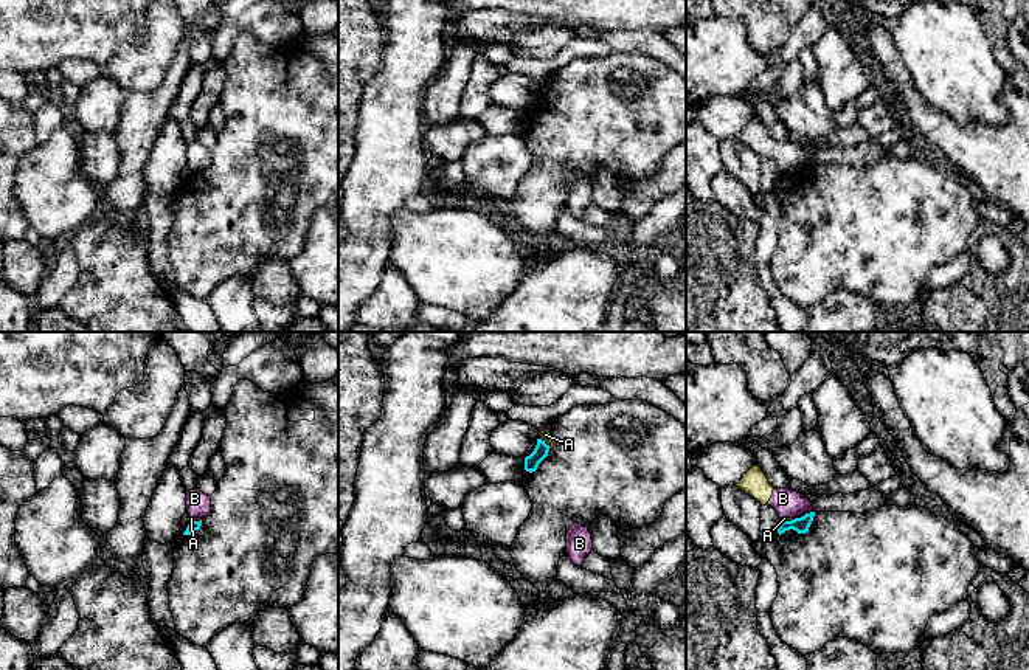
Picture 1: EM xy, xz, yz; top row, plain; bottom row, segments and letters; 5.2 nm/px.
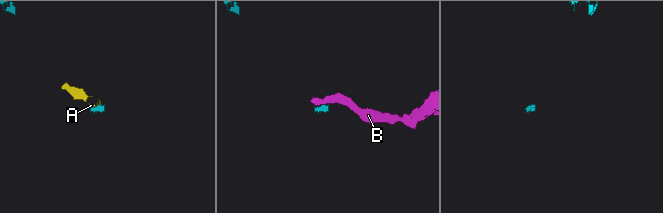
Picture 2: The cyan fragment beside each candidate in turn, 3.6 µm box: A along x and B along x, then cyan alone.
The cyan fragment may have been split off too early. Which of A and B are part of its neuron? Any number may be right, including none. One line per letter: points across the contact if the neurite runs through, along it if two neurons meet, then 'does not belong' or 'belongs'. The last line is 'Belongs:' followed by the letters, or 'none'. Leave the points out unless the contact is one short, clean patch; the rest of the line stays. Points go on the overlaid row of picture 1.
A: border along xz (540, 439), (550, 445); does not belong
B: border along yz (812, 511), (804, 515); does not belong
Belongs: none

